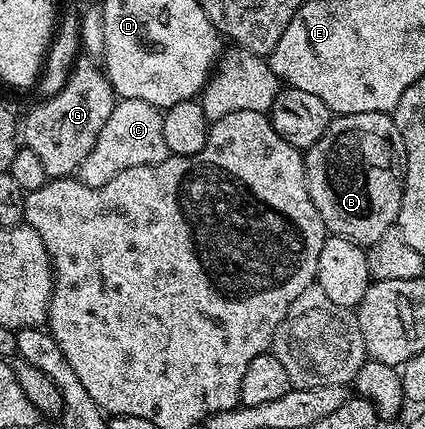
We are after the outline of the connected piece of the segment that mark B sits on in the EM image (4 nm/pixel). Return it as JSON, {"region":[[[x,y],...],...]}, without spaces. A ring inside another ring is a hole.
{"region":[[[357,112],[332,117],[321,140],[317,140],[317,144],[303,154],[303,163],[313,208],[317,208],[321,220],[326,224],[328,235],[366,248],[381,240],[381,236],[385,236],[385,232],[398,223],[407,157],[401,132],[397,132],[397,124],[390,113]]]}

